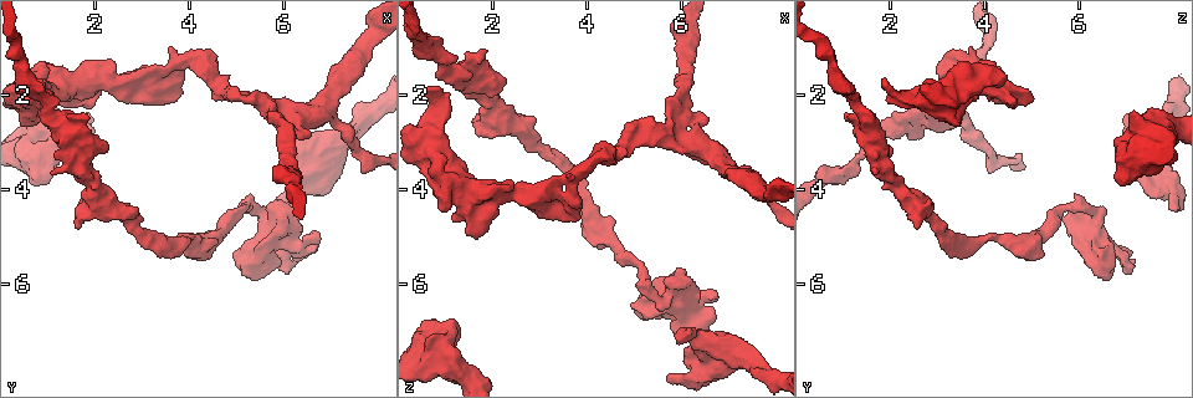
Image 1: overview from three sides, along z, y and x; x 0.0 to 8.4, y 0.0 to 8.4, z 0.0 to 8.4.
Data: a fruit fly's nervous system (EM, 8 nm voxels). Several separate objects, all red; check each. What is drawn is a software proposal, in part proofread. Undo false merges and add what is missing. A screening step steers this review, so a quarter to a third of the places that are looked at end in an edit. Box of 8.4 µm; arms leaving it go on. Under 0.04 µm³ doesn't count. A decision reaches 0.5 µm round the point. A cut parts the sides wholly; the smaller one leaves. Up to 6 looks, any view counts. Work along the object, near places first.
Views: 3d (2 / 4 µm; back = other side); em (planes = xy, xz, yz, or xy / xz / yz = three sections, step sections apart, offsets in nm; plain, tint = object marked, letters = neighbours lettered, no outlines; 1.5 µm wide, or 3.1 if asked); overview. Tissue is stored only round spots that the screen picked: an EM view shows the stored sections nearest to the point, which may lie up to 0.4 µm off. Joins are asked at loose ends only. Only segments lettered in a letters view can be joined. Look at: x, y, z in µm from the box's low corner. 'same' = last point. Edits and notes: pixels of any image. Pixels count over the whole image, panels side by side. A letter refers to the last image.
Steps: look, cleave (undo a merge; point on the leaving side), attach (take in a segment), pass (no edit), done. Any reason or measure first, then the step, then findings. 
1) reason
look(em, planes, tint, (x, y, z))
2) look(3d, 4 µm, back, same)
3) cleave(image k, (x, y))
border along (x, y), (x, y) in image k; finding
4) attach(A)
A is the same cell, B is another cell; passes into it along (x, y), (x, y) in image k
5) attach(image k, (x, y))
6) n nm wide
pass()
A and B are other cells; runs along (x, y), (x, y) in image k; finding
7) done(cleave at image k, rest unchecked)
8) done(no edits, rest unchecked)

narrows sharply
look(3d, 2 µm, (6.05, 3.25, 1.45))

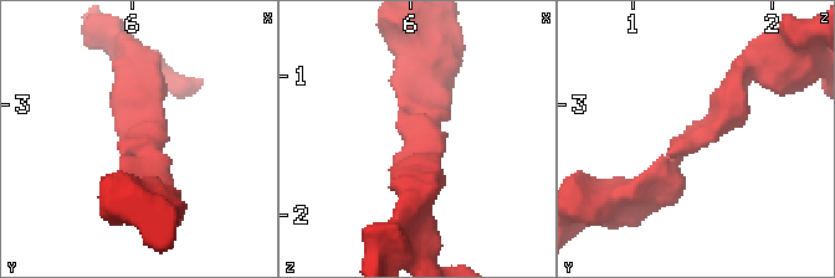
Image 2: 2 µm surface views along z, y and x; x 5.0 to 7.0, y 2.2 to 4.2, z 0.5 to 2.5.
need the tissue
look(em, yz, step 4, letters, (6.08, 3.24, 1.40))

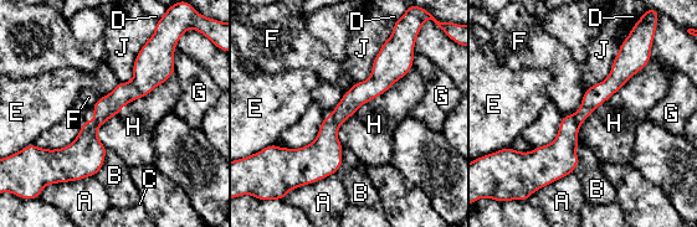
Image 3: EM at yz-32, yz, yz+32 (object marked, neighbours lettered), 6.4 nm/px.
H touches over 800 nm
pass()
A, B, C, D, E, F, G, H and J are other cells; border along (119, 82), (101, 97) in image 3; all the same neuron

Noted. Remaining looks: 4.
branch stops here
look(em, planes, letters, (5.30, 5.90, 6.60))

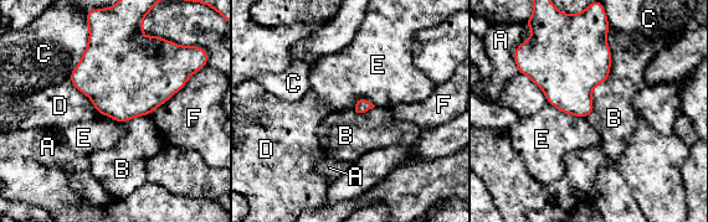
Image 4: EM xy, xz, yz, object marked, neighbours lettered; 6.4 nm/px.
pass()
A, B, C, D, E and F are other cells; border along (606, 35), (610, 76), (586, 118) in image 4; none of them fits

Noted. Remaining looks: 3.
an open end
look(em, xz, step 8, letters, (0.65, 1.70, 1.90))

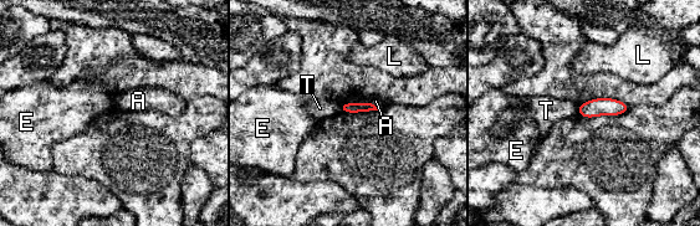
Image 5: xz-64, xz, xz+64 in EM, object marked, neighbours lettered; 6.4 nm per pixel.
pass()
A, E, L and T are other cells; border along (578, 104), (576, 114) in image 5; none of them fits

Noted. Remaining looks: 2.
done(no edits, rest unchecked)

